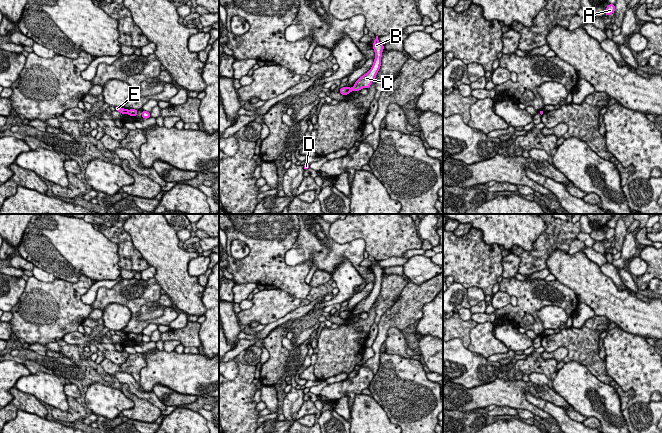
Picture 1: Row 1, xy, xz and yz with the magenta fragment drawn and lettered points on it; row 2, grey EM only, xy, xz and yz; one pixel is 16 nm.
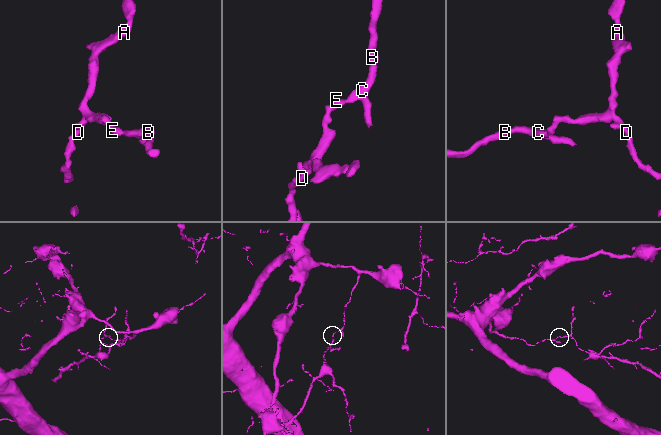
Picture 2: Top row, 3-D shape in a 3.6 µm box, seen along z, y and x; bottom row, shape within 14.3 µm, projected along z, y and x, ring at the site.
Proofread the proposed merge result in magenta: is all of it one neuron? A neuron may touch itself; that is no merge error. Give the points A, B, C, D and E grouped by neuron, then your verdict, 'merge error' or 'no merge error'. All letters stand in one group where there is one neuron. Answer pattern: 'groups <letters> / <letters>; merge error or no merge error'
groups A D E / B C; merge error

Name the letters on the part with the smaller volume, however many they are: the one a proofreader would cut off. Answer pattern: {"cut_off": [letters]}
{"cut_off": ["A", "D", "E"]}

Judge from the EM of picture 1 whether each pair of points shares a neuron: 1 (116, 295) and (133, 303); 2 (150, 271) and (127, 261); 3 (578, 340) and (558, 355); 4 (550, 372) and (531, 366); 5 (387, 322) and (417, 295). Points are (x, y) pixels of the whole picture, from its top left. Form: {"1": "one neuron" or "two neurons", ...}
{"1": "one neuron", "2": "two neurons", "3": "two neurons", "4": "one neuron", "5": "one neuron"}

